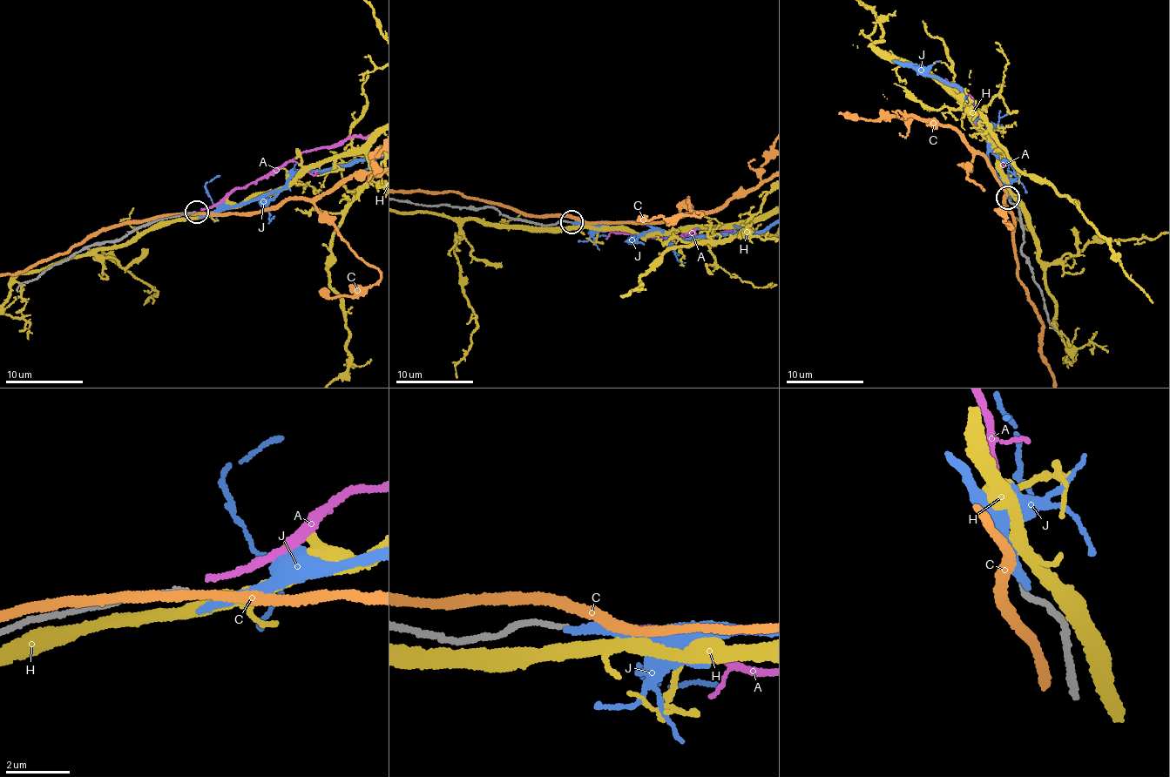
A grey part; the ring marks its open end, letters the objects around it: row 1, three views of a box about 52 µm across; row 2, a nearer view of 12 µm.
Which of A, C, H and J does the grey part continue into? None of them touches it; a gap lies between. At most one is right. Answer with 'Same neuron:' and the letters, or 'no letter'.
Same neuron: A

